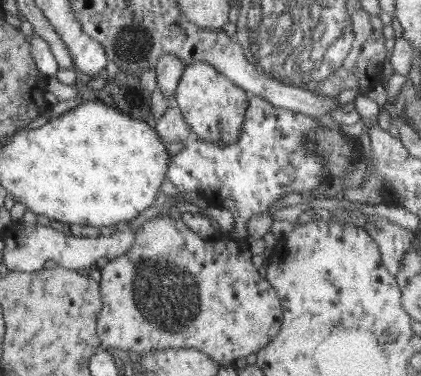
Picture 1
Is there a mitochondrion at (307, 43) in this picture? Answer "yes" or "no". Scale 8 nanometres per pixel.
yes

